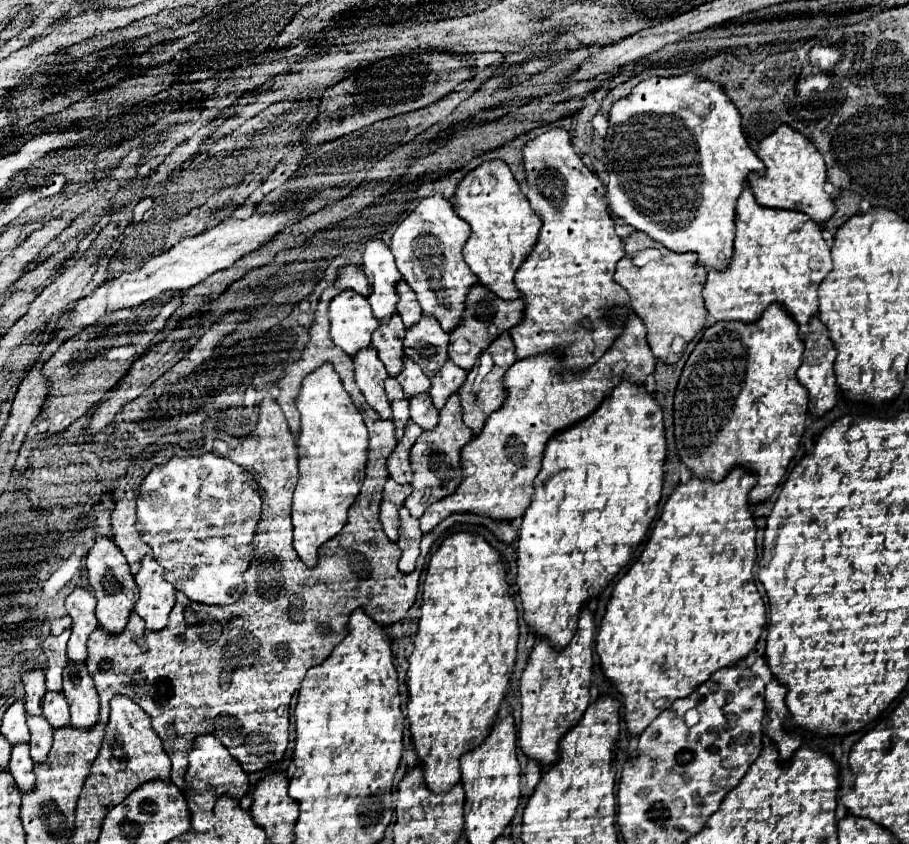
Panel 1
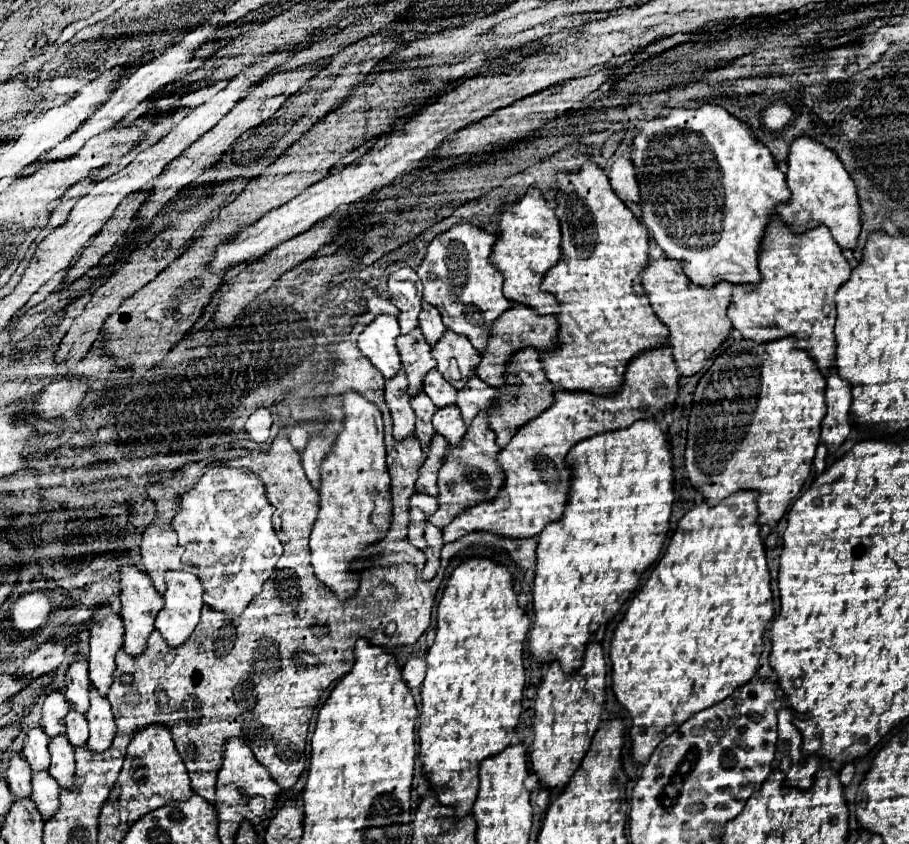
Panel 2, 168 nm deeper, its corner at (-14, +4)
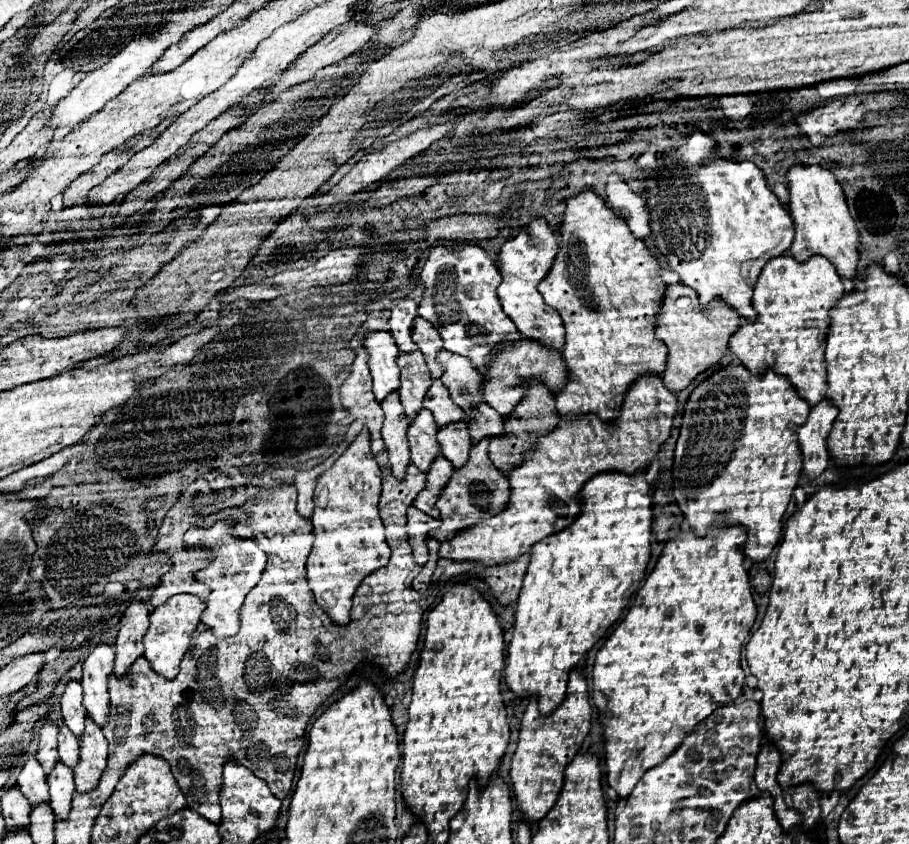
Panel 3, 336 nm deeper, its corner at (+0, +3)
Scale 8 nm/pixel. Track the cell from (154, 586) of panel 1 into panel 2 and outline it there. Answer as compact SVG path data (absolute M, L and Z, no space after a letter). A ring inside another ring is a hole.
M166 570L164 608L156 616L156 630L170 646L180 646L200 620L204 588L198 578L182 570Z

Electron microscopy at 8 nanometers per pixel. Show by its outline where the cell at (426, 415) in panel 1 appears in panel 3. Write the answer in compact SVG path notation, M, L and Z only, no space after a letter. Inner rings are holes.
M458 423L458 425L446 425L438 431L438 443L442 449L442 455L458 469L460 465L464 465L464 461L468 461L468 453L472 447L472 439L468 433L468 425L466 423Z

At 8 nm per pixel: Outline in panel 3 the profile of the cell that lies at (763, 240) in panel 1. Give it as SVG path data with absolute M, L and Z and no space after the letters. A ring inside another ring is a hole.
M786 255L776 257L774 261L768 261L754 289L752 305L758 311L758 319L742 319L742 327L730 339L730 351L756 375L772 369L776 375L788 377L804 401L818 405L828 389L824 363L830 327L828 311L840 297L844 297L844 285L828 259L810 257L806 263L798 263Z

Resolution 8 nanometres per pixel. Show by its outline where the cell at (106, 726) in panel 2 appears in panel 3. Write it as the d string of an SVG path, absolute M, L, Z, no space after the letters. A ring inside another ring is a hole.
M88 717L86 731L80 739L80 763L74 769L76 791L88 793L98 785L106 769L106 759L108 759L108 743L102 735L102 729Z

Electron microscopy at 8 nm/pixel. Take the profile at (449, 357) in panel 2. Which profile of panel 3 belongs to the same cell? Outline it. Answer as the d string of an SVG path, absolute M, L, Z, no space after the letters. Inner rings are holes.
M448 351L438 353L438 363L442 363L446 369L442 375L442 383L450 389L450 397L456 401L458 407L462 407L472 417L474 409L484 401L482 373L474 369L468 357L452 355Z

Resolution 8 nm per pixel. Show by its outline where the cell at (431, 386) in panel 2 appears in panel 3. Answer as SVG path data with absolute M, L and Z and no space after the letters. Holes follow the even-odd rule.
M436 379L432 383L432 387L428 389L424 407L434 415L438 427L458 423L464 419L464 413L460 413L460 407L450 399L450 393L448 393L448 389L444 389L440 379Z

